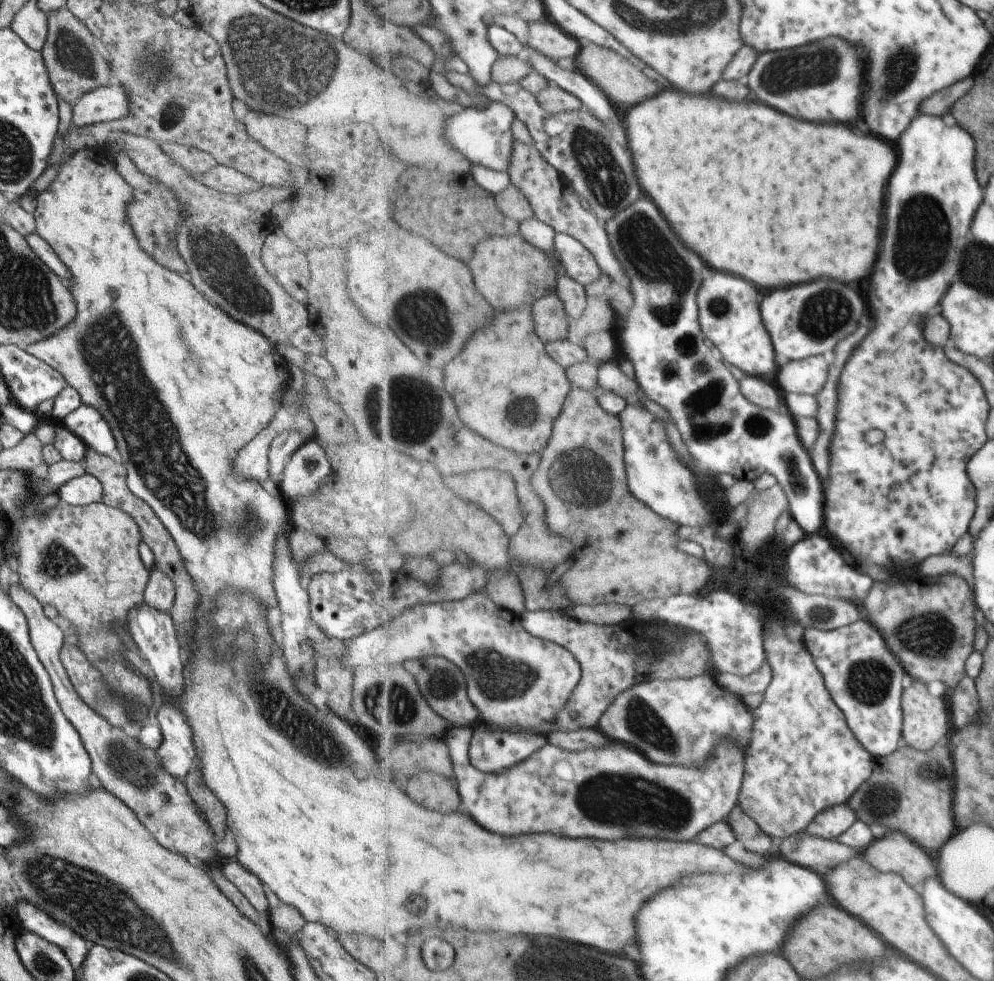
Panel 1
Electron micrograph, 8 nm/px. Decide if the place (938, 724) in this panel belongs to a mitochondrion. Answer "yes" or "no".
no

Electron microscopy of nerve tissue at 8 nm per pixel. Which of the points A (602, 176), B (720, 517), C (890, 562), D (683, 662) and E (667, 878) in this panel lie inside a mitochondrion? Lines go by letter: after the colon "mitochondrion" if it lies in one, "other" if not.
A: mitochondrion
B: other
C: other
D: other
E: other

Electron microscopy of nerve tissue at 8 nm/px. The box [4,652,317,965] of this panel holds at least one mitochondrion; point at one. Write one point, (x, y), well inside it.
(128, 767)

